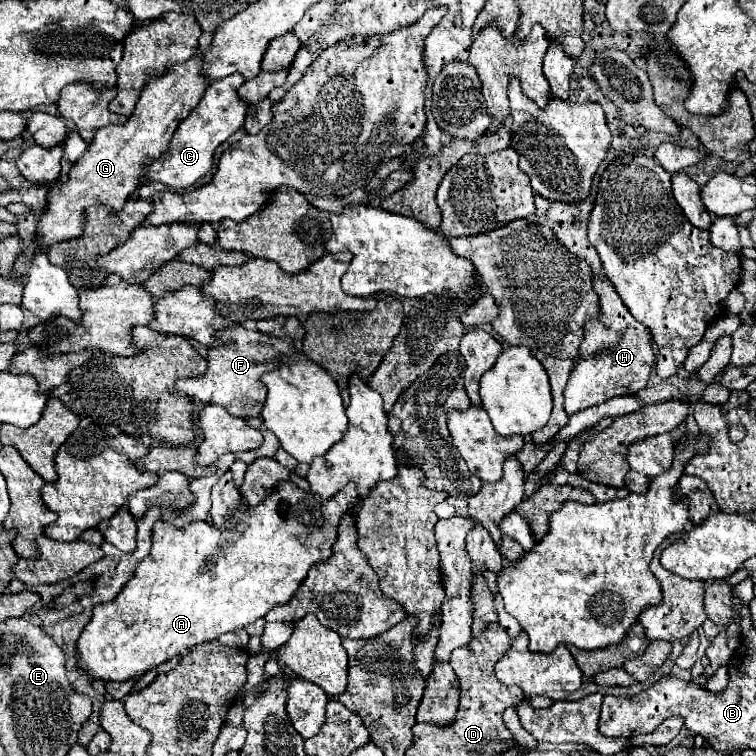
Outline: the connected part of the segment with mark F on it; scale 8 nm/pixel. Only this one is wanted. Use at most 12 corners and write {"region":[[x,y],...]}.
{"region":[[244,326],[218,330],[206,374],[176,390],[232,416],[260,416],[260,376],[294,342]]}

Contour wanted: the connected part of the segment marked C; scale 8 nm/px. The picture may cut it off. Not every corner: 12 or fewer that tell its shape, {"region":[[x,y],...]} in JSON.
{"region":[[246,78],[212,80],[144,182],[198,182],[246,120]]}

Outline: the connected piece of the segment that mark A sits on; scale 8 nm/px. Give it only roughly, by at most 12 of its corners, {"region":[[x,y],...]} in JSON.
{"region":[[356,484],[158,520],[76,644],[126,682],[288,604]]}

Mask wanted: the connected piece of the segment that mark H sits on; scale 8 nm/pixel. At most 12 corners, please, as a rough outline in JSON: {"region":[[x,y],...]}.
{"region":[[604,274],[564,390],[570,414],[634,396],[652,334]]}

